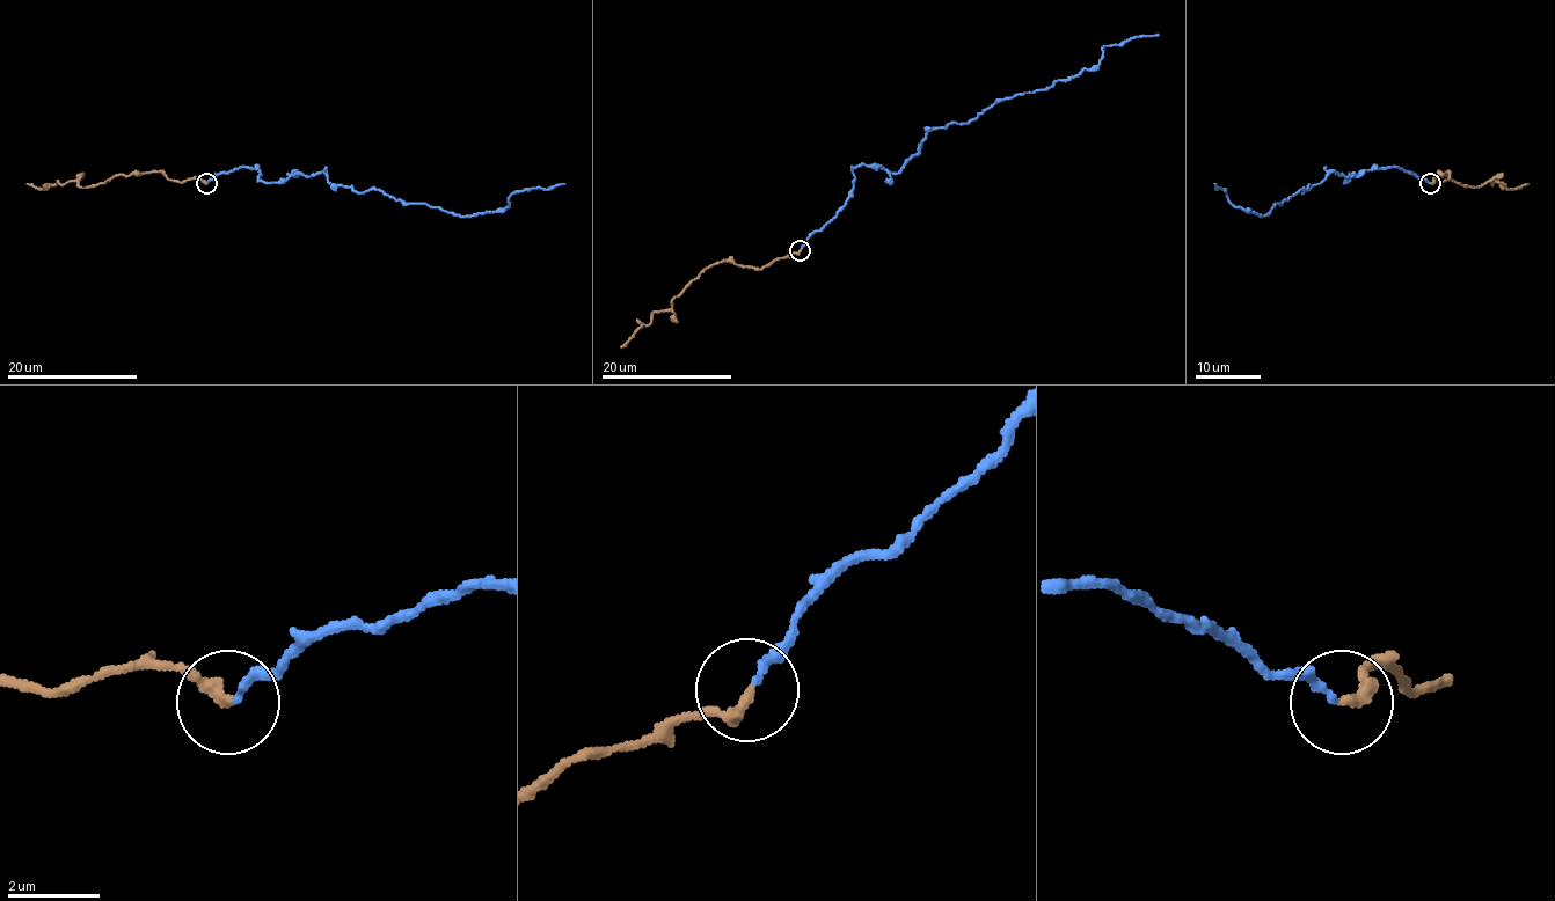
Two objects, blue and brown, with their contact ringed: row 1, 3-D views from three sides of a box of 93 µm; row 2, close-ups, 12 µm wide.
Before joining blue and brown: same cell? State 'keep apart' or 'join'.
join

